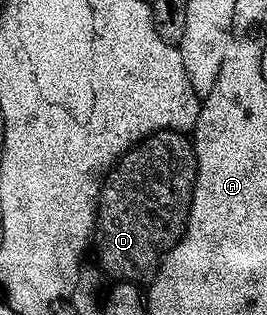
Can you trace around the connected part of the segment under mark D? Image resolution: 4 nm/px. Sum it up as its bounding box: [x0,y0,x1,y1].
[93,129,197,283]

